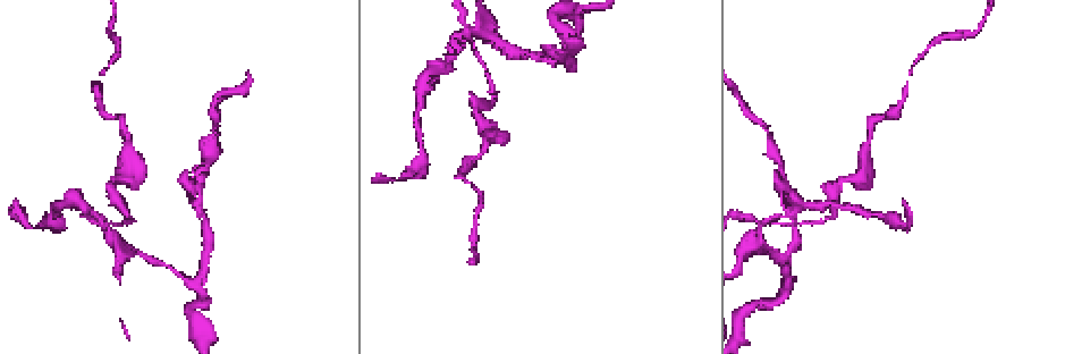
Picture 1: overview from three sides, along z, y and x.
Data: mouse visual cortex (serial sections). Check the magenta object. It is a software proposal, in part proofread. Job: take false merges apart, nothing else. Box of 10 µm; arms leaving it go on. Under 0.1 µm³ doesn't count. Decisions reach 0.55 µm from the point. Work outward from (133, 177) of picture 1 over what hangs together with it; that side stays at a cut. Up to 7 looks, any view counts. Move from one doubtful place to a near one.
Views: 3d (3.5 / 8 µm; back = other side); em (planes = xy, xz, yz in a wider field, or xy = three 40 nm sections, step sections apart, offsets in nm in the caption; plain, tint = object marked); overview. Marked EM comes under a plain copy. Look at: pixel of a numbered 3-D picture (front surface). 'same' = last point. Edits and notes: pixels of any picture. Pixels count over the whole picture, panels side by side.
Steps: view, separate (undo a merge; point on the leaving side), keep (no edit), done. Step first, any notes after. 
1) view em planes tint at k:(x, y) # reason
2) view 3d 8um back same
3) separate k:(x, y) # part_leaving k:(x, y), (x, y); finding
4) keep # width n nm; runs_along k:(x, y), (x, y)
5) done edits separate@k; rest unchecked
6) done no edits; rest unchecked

view 3d 3.5um at 1:(836, 212) # sharp bend

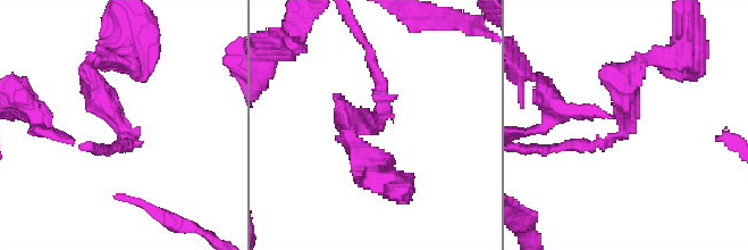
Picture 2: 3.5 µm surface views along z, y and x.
view em xy step 1 tint at 2:(629, 125) # arm_widths 150, 200 nm

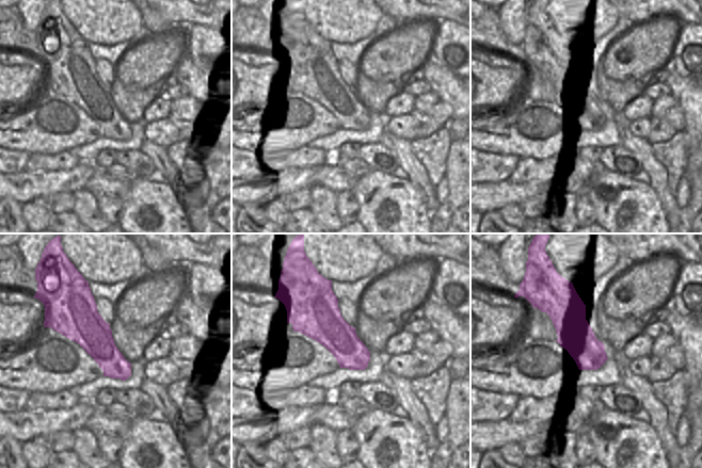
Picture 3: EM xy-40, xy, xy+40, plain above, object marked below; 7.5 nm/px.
keep # runs_along 2:(641, 60), (627, 130), (574, 143); all the same cell

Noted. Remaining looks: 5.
view 3d 3.5um at 1:(124, 117)

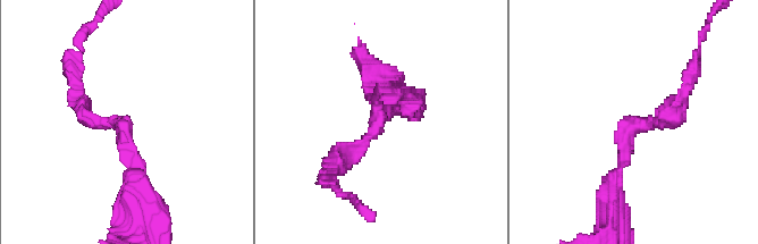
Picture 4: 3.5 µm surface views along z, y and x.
view em xy step 1 tint at 4:(633, 126) # arm_widths 200, 250 nm

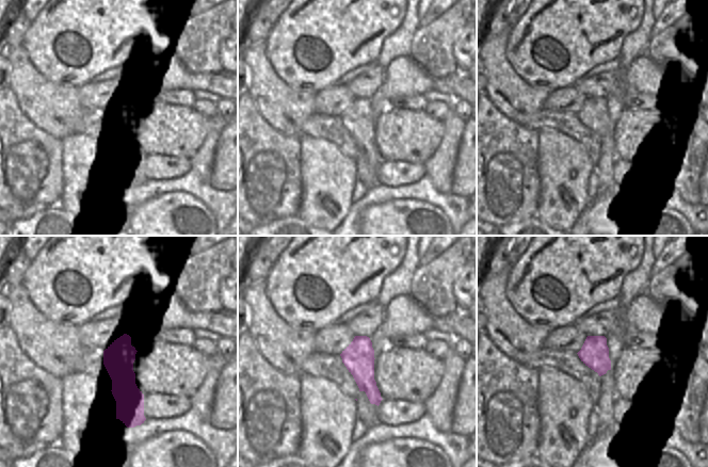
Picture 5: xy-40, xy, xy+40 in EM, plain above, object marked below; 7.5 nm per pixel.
view em planes tint same

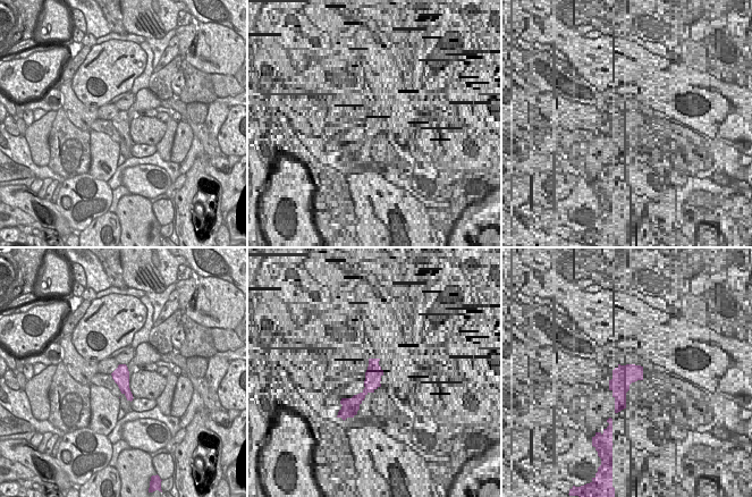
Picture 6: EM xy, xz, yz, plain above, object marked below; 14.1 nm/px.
keep # runs_along 4:(609, 196), (626, 133), (679, 102); one cell here

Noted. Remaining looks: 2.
done no edits; rest unchecked

